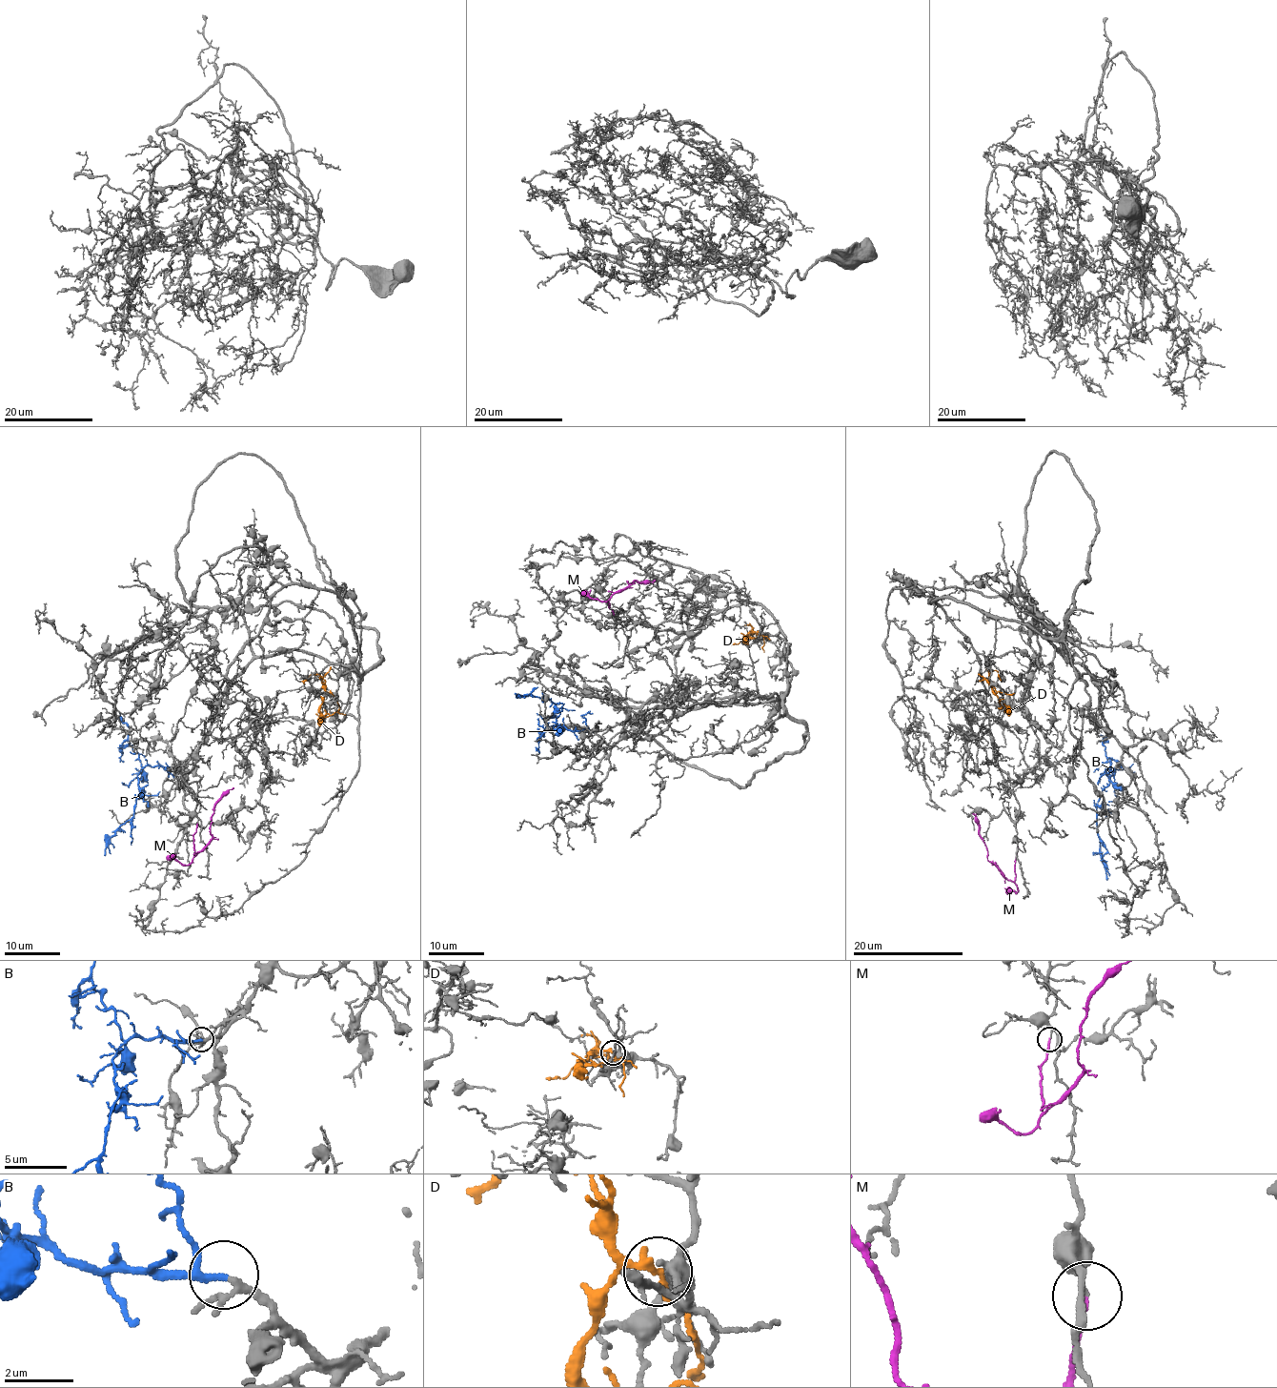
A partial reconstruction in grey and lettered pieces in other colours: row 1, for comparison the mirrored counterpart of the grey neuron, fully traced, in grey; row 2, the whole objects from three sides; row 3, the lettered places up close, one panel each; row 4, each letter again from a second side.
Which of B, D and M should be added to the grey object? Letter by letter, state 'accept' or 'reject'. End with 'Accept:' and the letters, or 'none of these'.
B: accept
D: reject
M: reject
Accept: B

